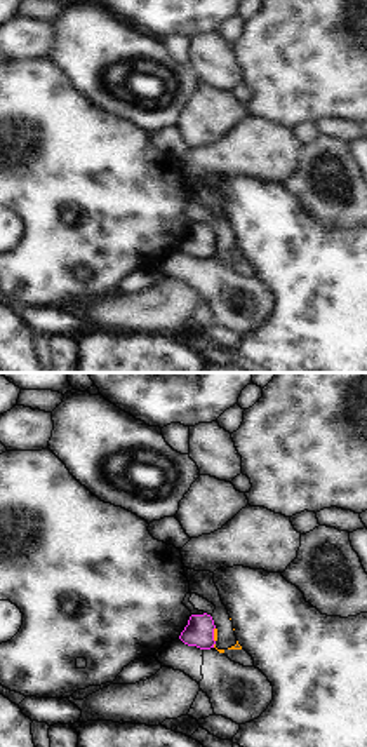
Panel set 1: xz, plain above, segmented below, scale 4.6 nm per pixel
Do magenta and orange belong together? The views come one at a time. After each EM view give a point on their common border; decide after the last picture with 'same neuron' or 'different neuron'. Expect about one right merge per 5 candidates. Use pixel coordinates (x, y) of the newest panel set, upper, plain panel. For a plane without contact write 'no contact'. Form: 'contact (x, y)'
contact (213, 248)

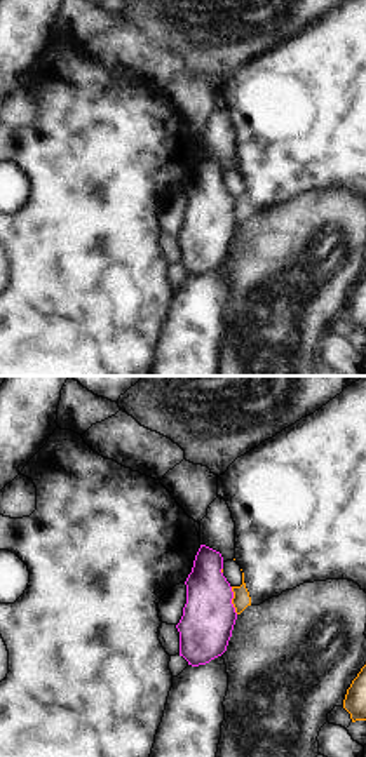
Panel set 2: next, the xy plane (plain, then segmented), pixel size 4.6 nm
contact (230, 211)

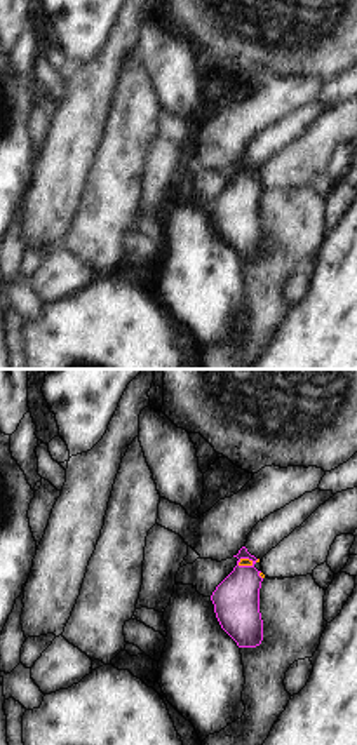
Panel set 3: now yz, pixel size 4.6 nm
contact (248, 176)

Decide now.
different neuron

